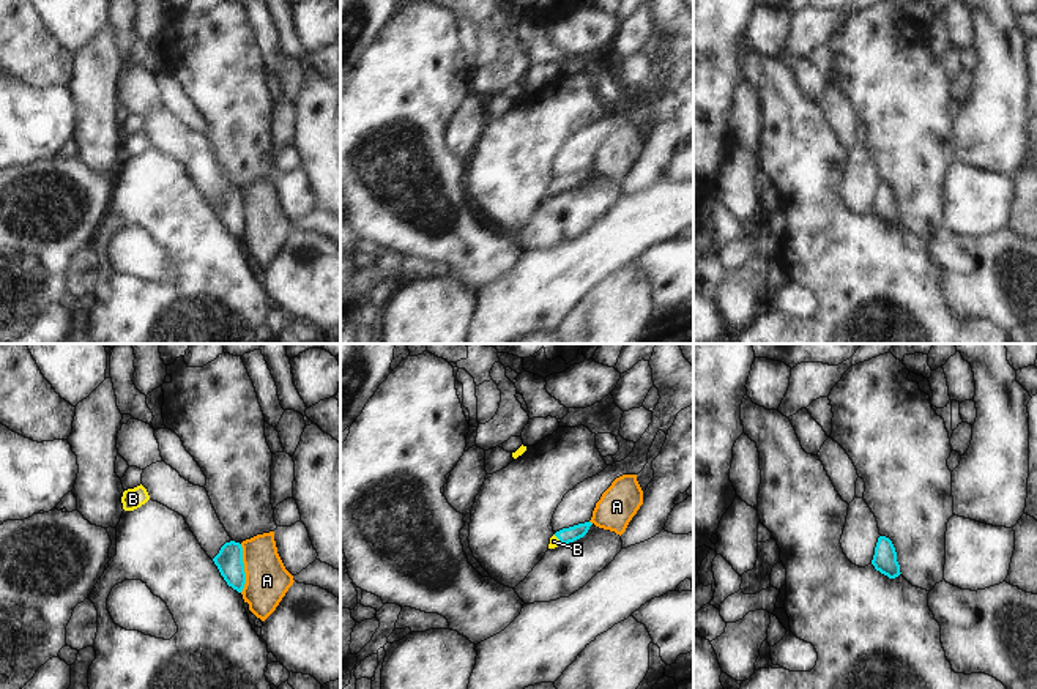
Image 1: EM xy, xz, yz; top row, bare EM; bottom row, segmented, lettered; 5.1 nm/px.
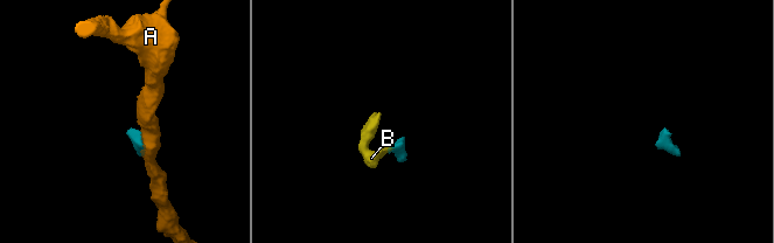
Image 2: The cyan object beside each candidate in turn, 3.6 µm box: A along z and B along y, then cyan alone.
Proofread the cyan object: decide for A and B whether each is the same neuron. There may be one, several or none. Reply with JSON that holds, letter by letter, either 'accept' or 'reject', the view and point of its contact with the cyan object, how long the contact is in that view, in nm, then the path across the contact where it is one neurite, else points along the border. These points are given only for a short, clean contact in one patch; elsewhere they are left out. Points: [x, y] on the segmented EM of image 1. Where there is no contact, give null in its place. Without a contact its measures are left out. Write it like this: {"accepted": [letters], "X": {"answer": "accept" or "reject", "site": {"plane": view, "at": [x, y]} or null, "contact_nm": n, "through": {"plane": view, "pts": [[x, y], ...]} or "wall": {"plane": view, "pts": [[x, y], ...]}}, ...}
{"accepted": ["B"], "A": {"answer": "reject", "site": {"plane": "xy", "at": [243, 568]}, "contact_nm": 240, "wall": {"plane": "xy", "pts": [[240, 544], [245, 569], [245, 587], [241, 592]]}}, "B": {"answer": "accept", "site": {"plane": "xz", "at": [558, 538]}, "contact_nm": 60, "through": {"plane": "xz", "pts": [[572, 533], [558, 538], [553, 541]]}}}

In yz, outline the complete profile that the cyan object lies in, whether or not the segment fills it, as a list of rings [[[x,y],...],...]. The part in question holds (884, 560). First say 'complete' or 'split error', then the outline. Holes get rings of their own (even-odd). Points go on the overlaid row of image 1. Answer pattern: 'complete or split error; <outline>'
complete; [[[878,538],[872,564],[876,571],[887,575],[889,579],[895,579],[901,574],[895,547],[889,538]]]

